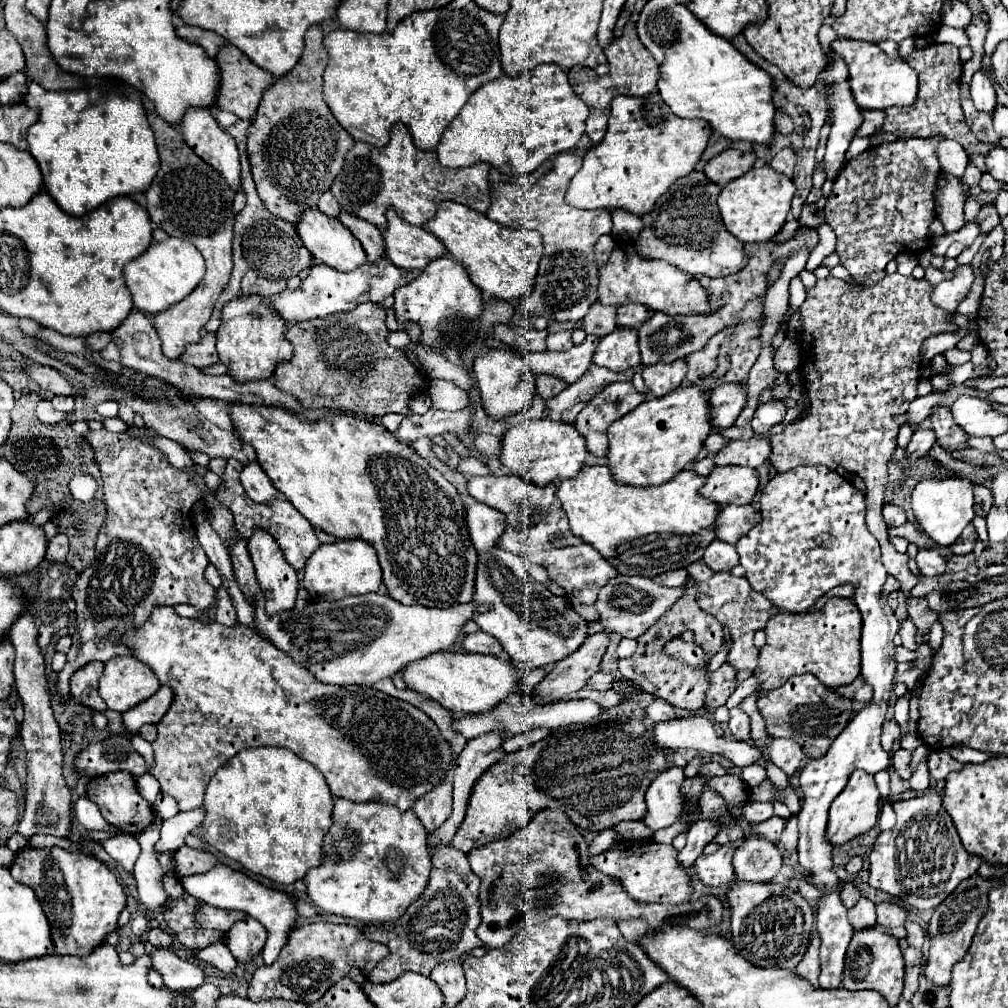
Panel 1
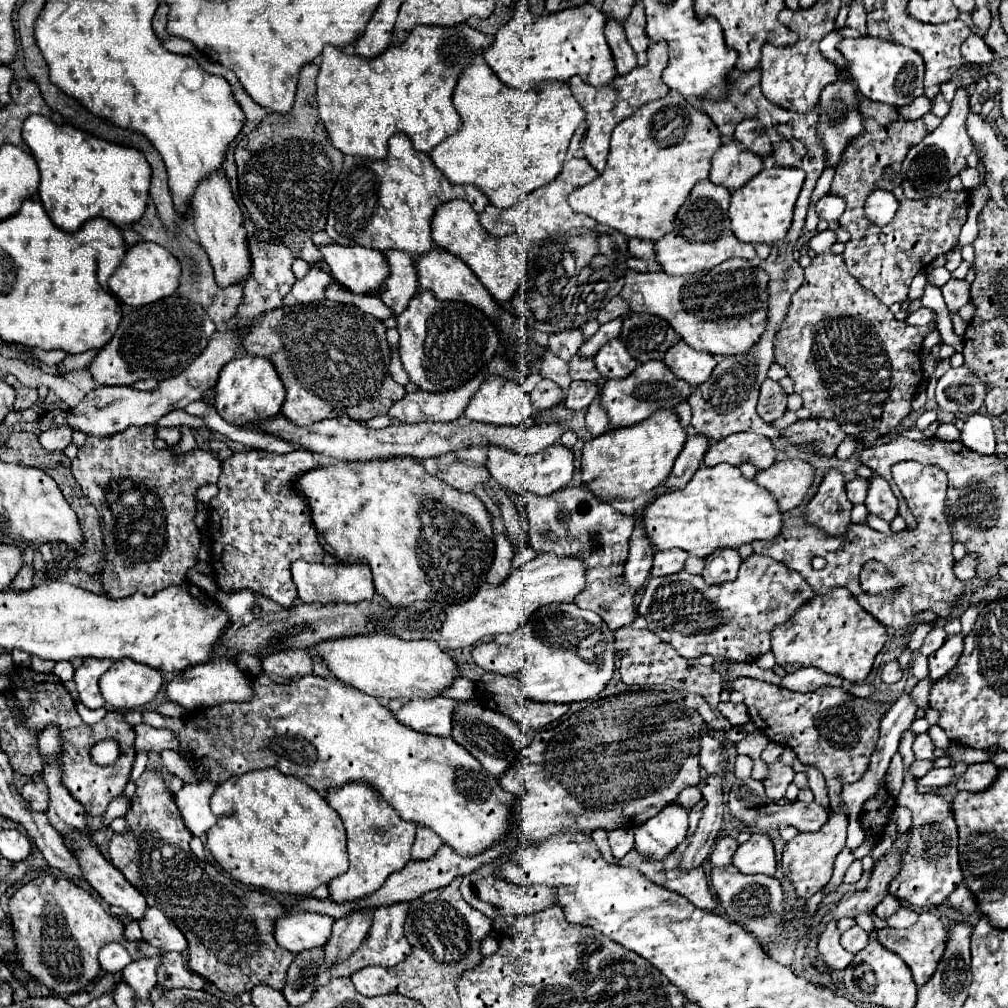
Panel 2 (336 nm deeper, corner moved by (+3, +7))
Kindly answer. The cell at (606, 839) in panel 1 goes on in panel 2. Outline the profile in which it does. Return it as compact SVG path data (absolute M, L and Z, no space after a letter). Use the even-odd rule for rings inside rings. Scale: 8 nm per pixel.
M616 829L608 833L608 841L612 847L612 855L616 861L620 861L634 845L634 835L632 829Z

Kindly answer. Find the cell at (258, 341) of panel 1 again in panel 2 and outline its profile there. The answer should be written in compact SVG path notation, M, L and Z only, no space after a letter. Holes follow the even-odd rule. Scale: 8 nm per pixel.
M244 355L236 361L230 361L226 367L222 367L218 385L216 385L214 407L224 421L238 427L250 427L250 425L260 425L262 421L276 417L280 413L284 399L286 399L284 385L274 365L268 359Z

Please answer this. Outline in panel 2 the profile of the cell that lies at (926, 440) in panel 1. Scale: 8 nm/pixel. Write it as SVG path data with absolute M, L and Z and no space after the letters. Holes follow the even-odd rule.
M854 479L854 481L850 481L848 485L846 485L846 493L848 493L848 497L850 497L850 501L854 503L854 505L858 505L858 503L864 503L864 499L866 499L866 493L868 493L868 483L866 483L868 479Z

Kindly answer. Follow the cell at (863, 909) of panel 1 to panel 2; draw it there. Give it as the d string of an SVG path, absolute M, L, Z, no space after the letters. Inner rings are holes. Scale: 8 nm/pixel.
M854 925L852 929L848 929L848 931L842 933L842 947L844 947L846 951L854 953L854 955L856 955L858 951L862 951L862 947L866 947L868 941L870 941L868 933L866 933L862 927L858 927L858 925Z

